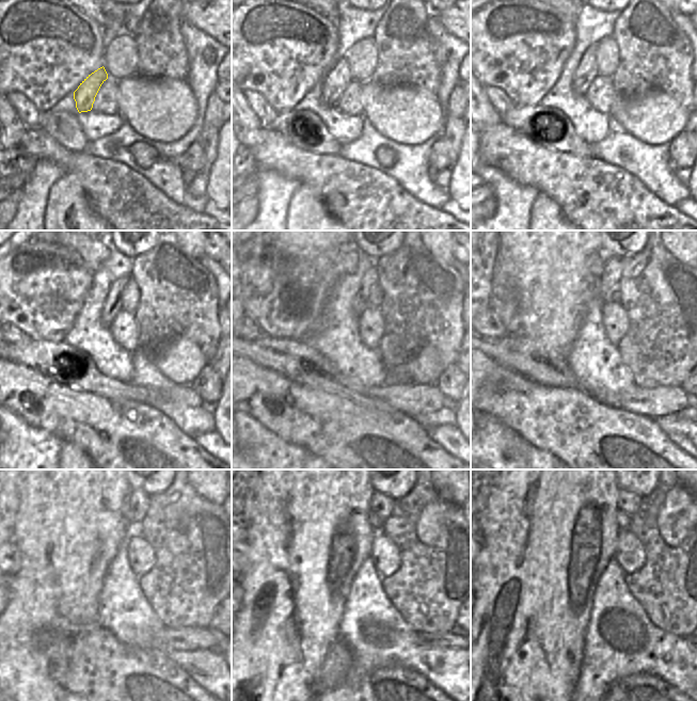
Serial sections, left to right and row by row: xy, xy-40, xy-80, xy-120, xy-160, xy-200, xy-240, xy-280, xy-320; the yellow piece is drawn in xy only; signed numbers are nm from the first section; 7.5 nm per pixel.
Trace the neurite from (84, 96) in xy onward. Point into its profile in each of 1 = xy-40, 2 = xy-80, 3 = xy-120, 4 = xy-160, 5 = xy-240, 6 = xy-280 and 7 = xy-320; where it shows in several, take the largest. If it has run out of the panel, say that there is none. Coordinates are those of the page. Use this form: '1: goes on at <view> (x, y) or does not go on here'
1: goes on at xy-40 (338, 77)
2: goes on at xy-80 (587, 69)
3: goes on at xy-120 (111, 307)
4: goes on at xy-160 (370, 277)
5: goes on at xy-240 (136, 508)
6: goes on at xy-280 (381, 505)
7: goes on at xy-320 (629, 503)

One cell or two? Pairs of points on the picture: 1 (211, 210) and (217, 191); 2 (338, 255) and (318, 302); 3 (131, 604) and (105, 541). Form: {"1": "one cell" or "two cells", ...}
{"1": "two cells", "2": "one cell", "3": "two cells"}

